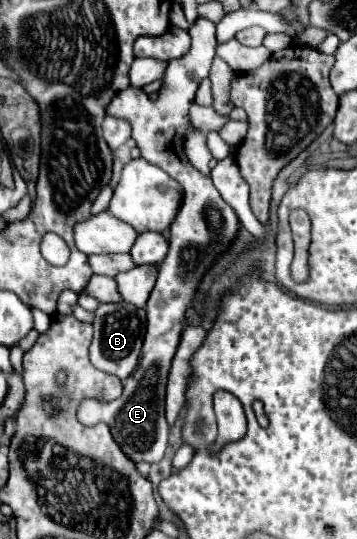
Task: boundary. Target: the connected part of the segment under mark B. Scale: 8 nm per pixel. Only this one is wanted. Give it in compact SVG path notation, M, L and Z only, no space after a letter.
M115 302L115 304L99 304L93 318L93 342L91 342L91 362L121 380L125 380L137 366L137 358L141 354L143 338L145 338L145 310L131 306L127 302Z

